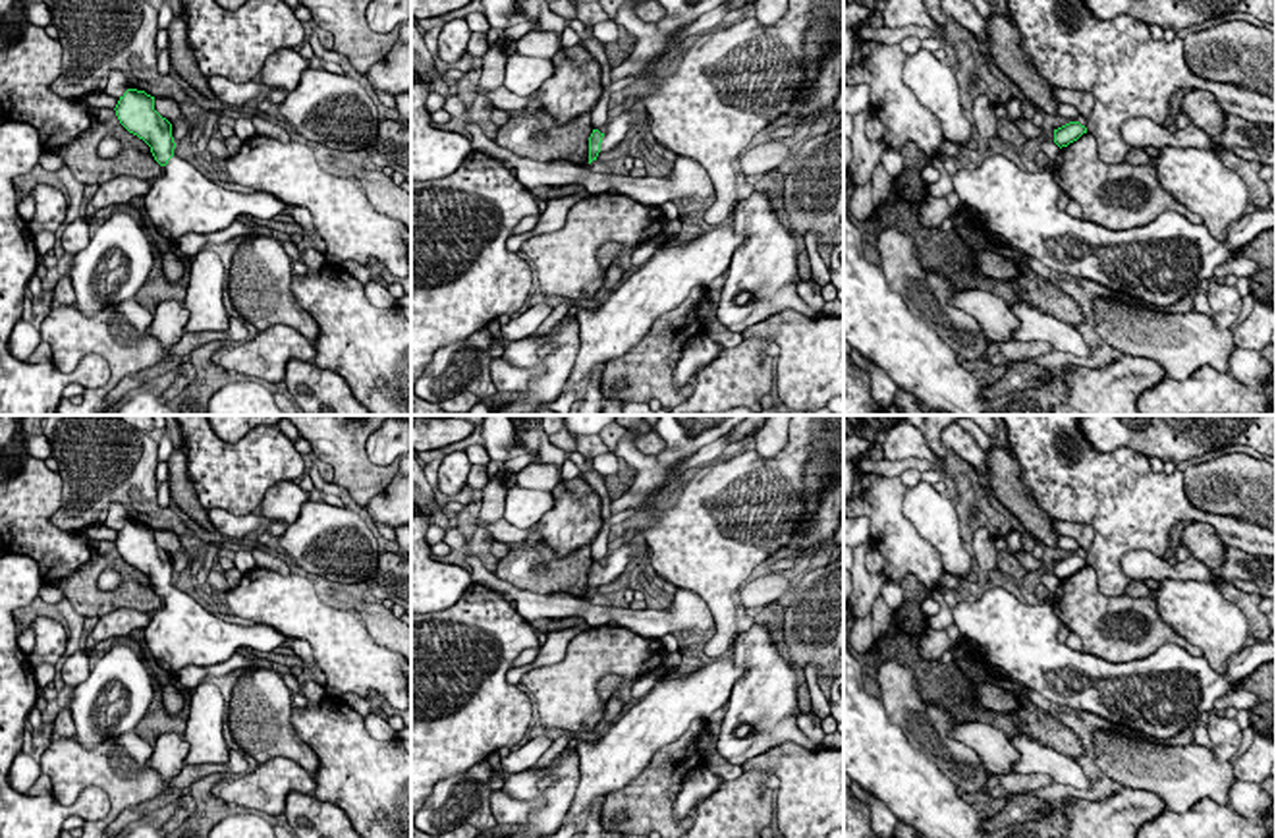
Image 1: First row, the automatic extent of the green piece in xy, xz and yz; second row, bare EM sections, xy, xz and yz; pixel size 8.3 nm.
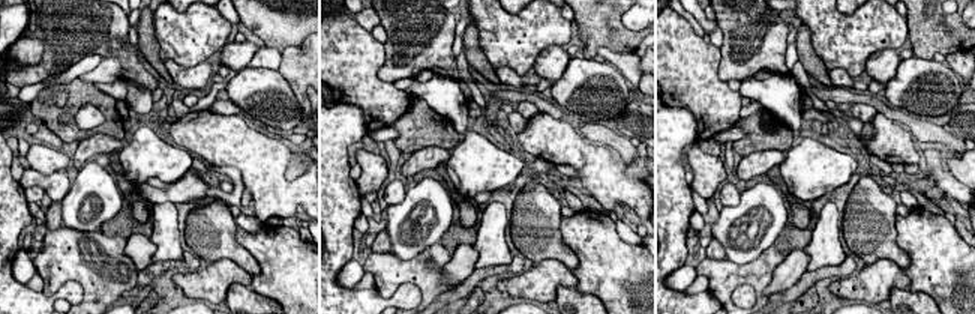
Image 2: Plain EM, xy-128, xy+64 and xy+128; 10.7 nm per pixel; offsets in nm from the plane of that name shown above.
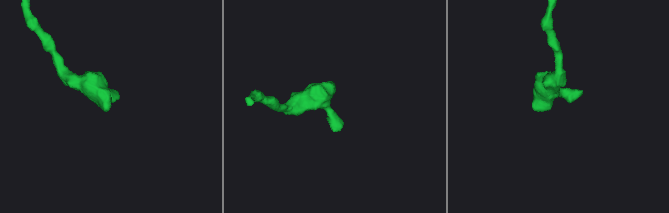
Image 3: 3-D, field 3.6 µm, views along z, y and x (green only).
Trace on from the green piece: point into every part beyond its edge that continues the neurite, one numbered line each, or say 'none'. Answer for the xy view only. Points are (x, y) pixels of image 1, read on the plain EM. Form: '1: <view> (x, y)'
1: xy (184, 632)

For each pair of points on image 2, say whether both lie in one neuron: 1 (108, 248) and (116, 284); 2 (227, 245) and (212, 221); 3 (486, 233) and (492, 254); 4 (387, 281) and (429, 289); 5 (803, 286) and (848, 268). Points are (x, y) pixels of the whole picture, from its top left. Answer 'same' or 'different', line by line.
1: same
2: same
3: same
4: same
5: same

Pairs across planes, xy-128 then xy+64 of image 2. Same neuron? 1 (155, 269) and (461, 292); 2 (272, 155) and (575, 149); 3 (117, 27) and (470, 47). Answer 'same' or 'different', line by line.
1: same
2: same
3: different

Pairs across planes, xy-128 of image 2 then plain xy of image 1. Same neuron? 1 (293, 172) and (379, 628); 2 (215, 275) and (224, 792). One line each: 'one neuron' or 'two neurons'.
1: one neuron
2: one neuron

